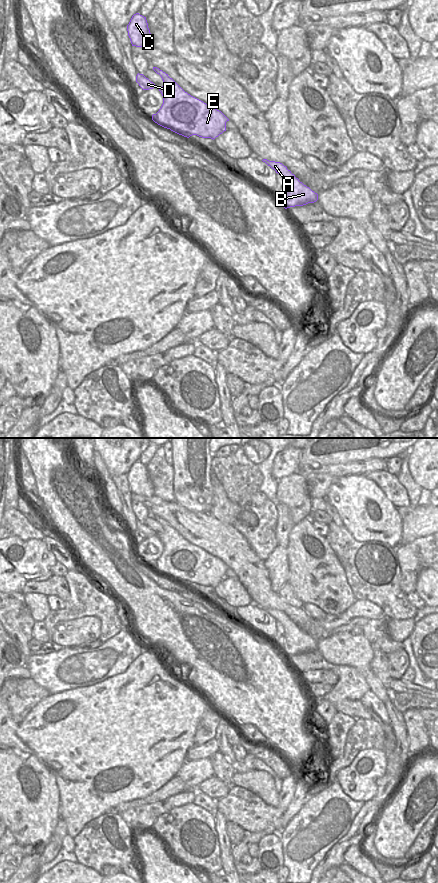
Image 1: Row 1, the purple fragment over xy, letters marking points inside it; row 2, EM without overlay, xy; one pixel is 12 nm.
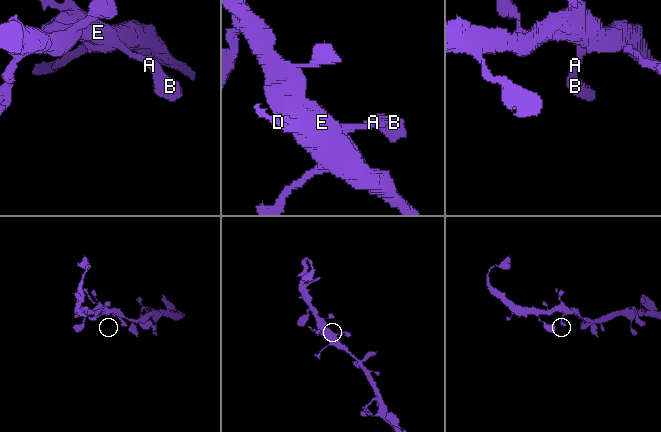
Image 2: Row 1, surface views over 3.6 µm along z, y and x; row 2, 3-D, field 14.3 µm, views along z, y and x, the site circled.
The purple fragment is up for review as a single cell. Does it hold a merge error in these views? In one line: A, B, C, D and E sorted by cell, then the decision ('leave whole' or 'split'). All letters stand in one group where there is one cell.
A B C D E | leave whole

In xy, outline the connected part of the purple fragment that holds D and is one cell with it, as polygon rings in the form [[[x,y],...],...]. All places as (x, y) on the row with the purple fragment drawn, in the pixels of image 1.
[[[137,74],[136,82],[143,90],[149,90],[155,88],[155,84],[146,78],[143,74]]]

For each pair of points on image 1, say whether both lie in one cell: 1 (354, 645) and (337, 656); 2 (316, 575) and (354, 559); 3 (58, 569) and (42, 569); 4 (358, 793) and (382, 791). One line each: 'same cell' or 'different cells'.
1: same cell
2: different cells
3: different cells
4: different cells

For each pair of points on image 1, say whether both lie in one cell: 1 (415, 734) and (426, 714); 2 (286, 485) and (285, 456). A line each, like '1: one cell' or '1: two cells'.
1: two cells
2: two cells

